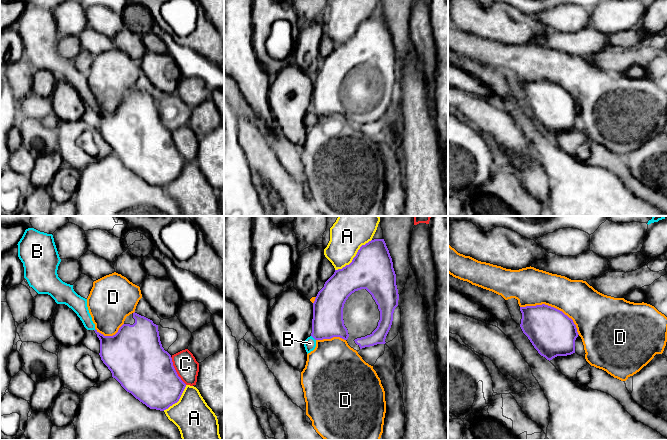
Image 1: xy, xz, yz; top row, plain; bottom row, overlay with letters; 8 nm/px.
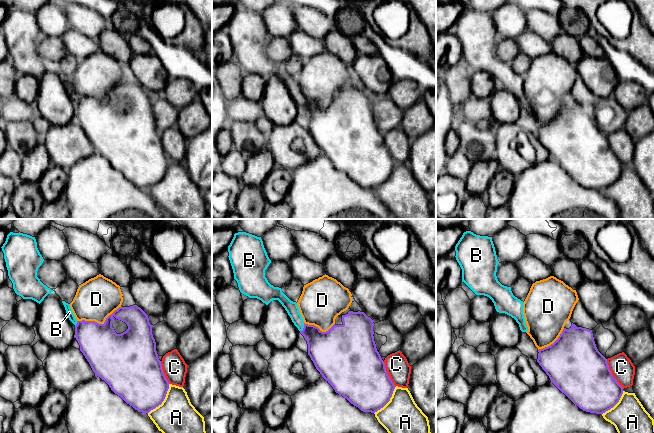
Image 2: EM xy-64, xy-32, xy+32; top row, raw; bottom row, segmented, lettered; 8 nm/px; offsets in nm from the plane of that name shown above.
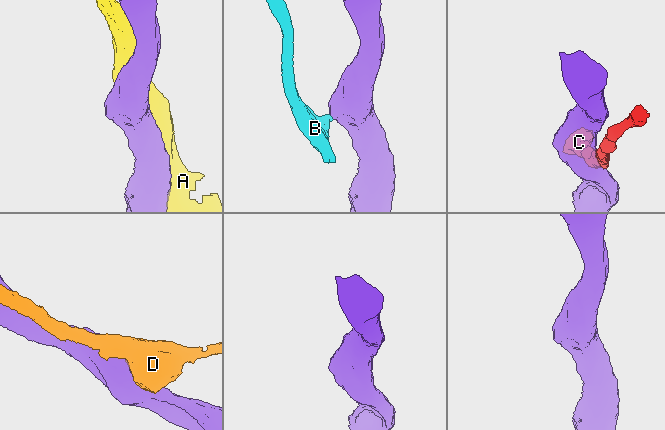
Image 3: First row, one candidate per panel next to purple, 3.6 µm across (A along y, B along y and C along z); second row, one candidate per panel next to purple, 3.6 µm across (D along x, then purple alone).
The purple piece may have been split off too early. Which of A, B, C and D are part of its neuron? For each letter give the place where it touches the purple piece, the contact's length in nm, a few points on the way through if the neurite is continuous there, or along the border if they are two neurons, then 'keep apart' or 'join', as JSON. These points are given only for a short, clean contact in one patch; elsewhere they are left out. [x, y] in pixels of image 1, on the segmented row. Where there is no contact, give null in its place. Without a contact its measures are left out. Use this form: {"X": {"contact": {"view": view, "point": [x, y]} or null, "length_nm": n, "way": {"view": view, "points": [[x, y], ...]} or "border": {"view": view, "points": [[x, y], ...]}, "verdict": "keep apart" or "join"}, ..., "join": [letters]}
{"A": {"contact": {"view": "xz", "point": [354, 257]}, "length_nm": 380, "verdict": "keep apart"}, "B": {"contact": {"view": "xz", "point": [313, 337]}, "length_nm": 60, "border": {"view": "xz", "points": [[311, 335], [315, 340]]}, "verdict": "keep apart"}, "C": {"contact": {"view": "xy", "point": [175, 371]}, "length_nm": 260, "verdict": "keep apart"}, "D": {"contact": {"view": "yz", "point": [553, 307]}, "length_nm": 550, "verdict": "keep apart"}, "join": []}

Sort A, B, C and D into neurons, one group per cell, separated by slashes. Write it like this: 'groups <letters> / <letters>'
groups A / B / C / D

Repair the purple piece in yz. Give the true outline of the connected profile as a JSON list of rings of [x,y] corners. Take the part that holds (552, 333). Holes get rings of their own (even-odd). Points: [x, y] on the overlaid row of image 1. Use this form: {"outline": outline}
{"outline": [[[542,304],[520,307],[520,327],[538,353],[547,360],[575,353],[578,337],[573,320],[562,311]]]}

